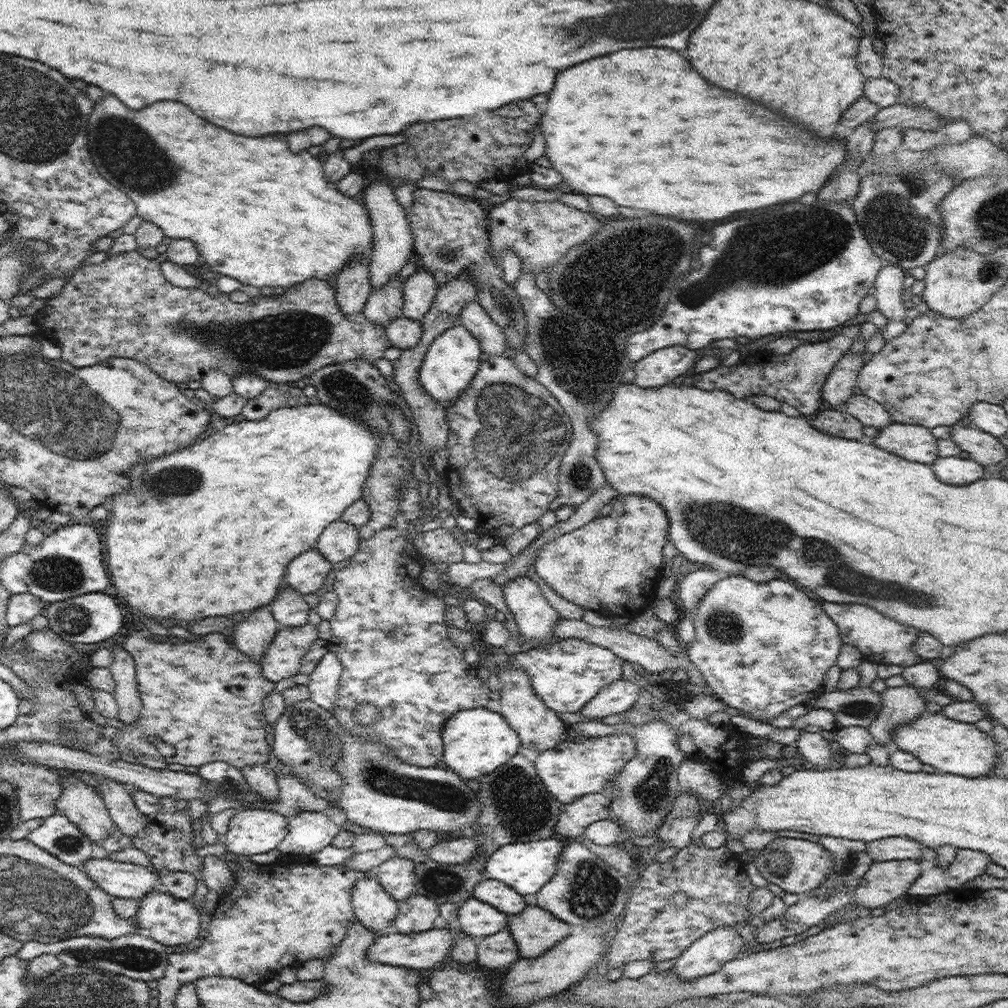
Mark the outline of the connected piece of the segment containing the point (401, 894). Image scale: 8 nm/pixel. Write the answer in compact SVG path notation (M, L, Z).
M392 856L376 867L377 881L397 901L403 901L416 893L414 861Z

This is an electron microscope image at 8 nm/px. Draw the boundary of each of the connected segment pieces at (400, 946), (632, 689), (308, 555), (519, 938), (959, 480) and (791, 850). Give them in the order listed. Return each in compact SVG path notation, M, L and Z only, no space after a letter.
M456 925L431 929L422 933L414 932L414 934L398 934L393 930L383 932L368 948L367 959L416 970L437 967L440 962L444 962L444 958L451 952L454 941L458 939L460 932L462 931Z
M624 677L604 686L600 692L584 705L580 712L590 719L602 719L610 715L627 712L634 706L642 688L638 684L625 680Z
M316 548L294 558L286 568L284 581L300 594L314 594L324 586L332 563Z
M532 900L522 912L507 917L507 927L518 945L520 958L540 956L574 931L567 922L540 908Z
M958 456L939 457L932 466L935 475L946 484L962 486L987 476L981 464L973 459L964 460Z
M778 836L755 855L754 861L760 869L760 874L769 883L777 884L789 895L816 892L824 882L833 860L831 852L819 842Z

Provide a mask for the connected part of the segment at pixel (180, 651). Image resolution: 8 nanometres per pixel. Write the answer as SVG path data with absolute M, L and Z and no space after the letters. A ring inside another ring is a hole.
M149 630L134 632L126 638L124 650L132 655L135 662L138 693L142 700L142 708L138 720L134 724L125 725L116 732L113 740L116 751L133 754L144 754L163 760L167 764L183 764L184 766L200 767L203 764L224 761L241 769L248 765L266 765L271 746L266 740L267 719L263 714L264 699L275 690L275 684L267 680L262 674L260 663L253 663L248 656L235 648L230 648L230 638L215 632L194 640L184 638L178 644L170 642L156 642L148 634ZM155 736L162 742L174 748L172 757L160 755L156 746L150 742Z

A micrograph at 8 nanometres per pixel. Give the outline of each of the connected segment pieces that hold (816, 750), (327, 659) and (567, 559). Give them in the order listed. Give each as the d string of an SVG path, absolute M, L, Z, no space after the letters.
M800 731L795 745L804 760L816 765L818 769L829 768L830 757L837 749L833 743L816 732Z
M326 652L316 669L309 674L309 698L336 718L338 684L342 673L341 661L334 652Z
M641 494L620 495L618 498L613 499L611 504L612 512L610 512L609 515L593 518L591 521L584 524L584 526L550 539L548 544L544 543L544 546L541 546L541 549L537 552L535 561L533 562L533 567L534 570L536 570L536 574L538 574L538 576L542 578L542 580L544 580L544 582L548 584L556 594L562 596L562 598L565 598L574 604L578 604L578 606L581 606L582 608L591 609L606 617L631 617L634 619L636 614L644 612L644 608L651 606L657 599L656 589L658 588L659 581L663 577L663 561L665 560L662 552L664 552L664 546L669 542L670 523L664 507L653 498L648 498L648 496Z

